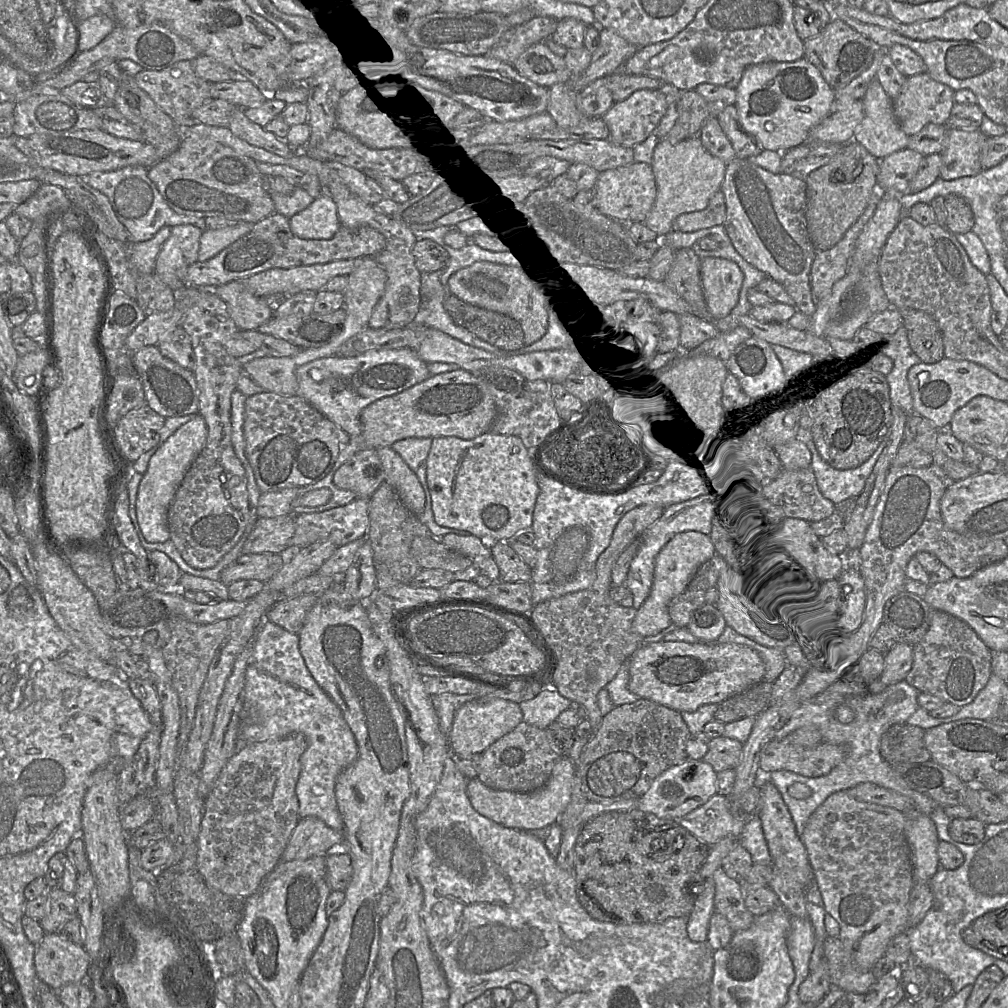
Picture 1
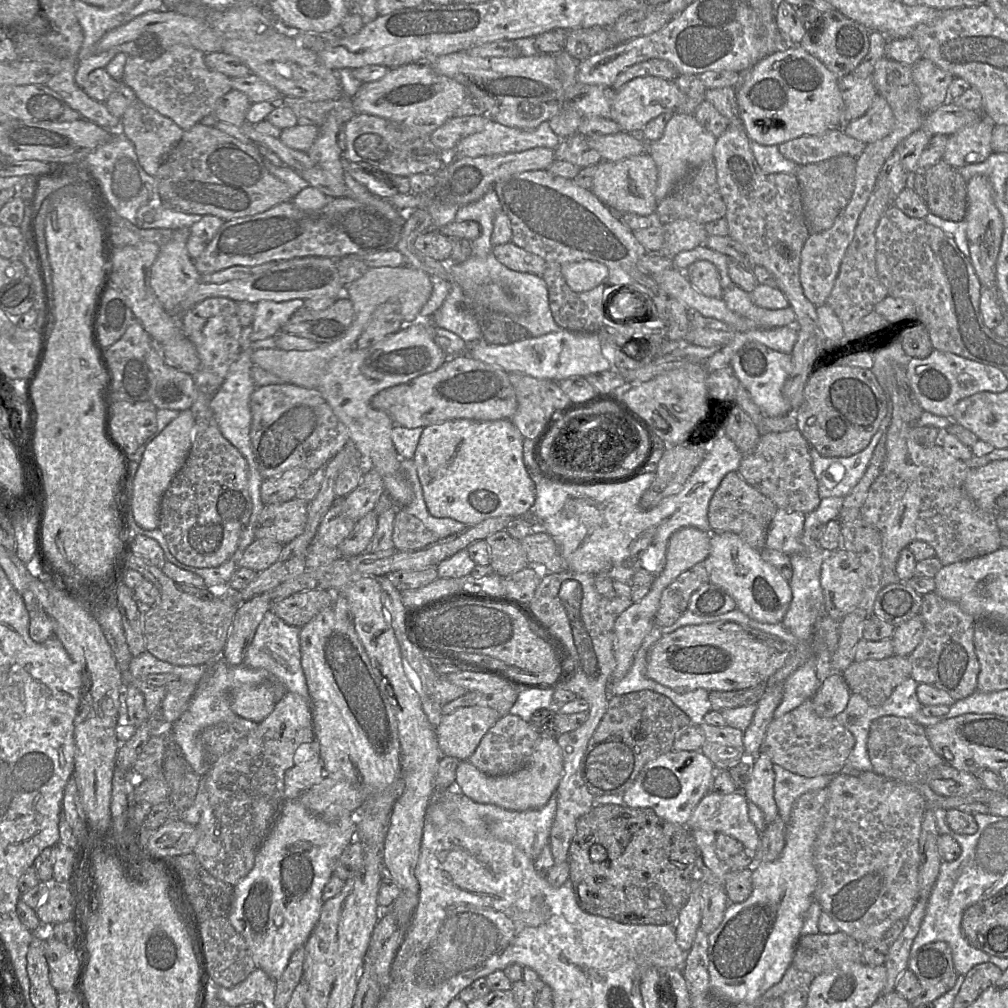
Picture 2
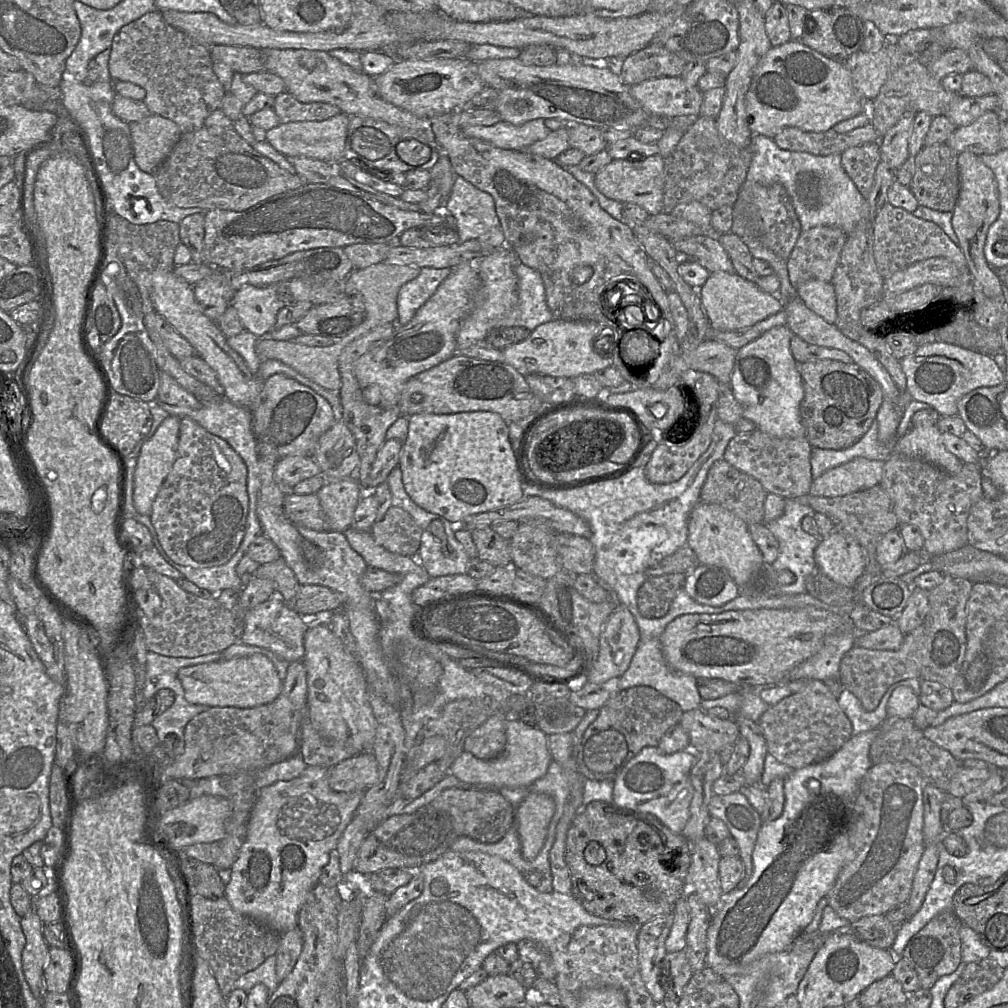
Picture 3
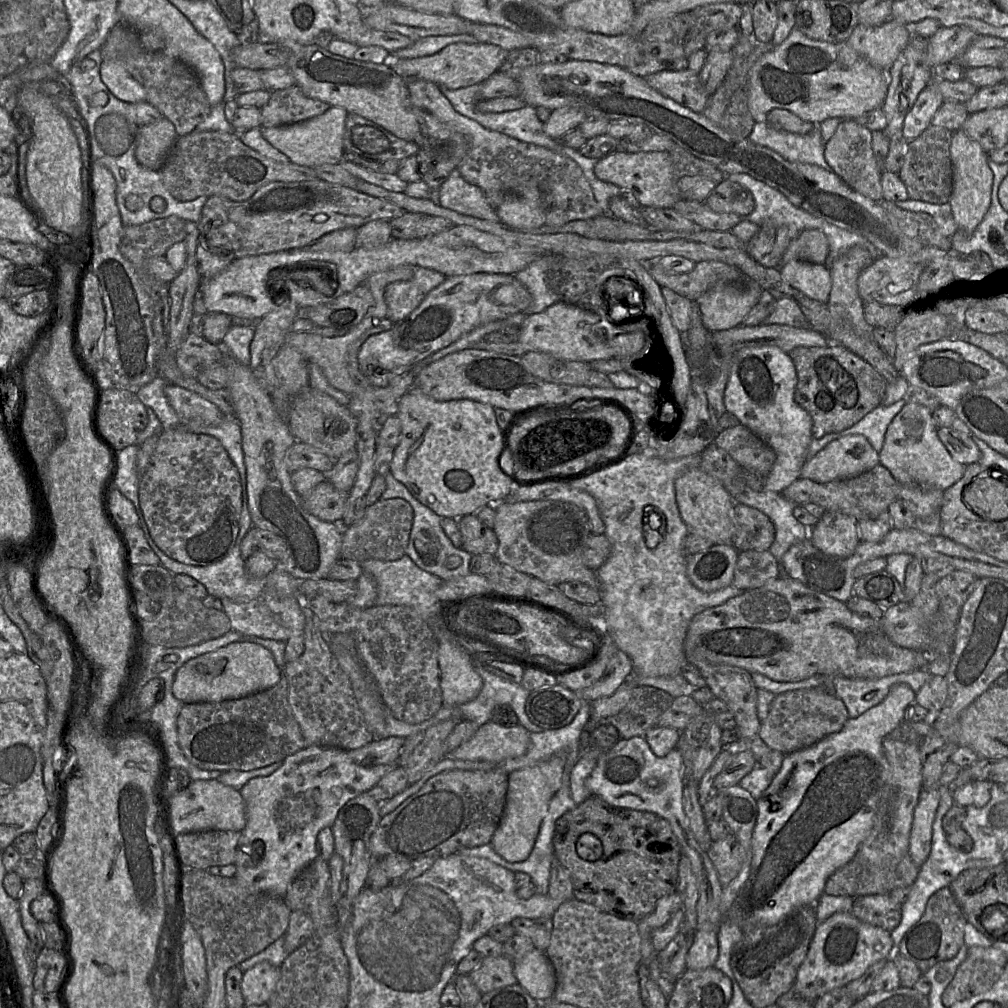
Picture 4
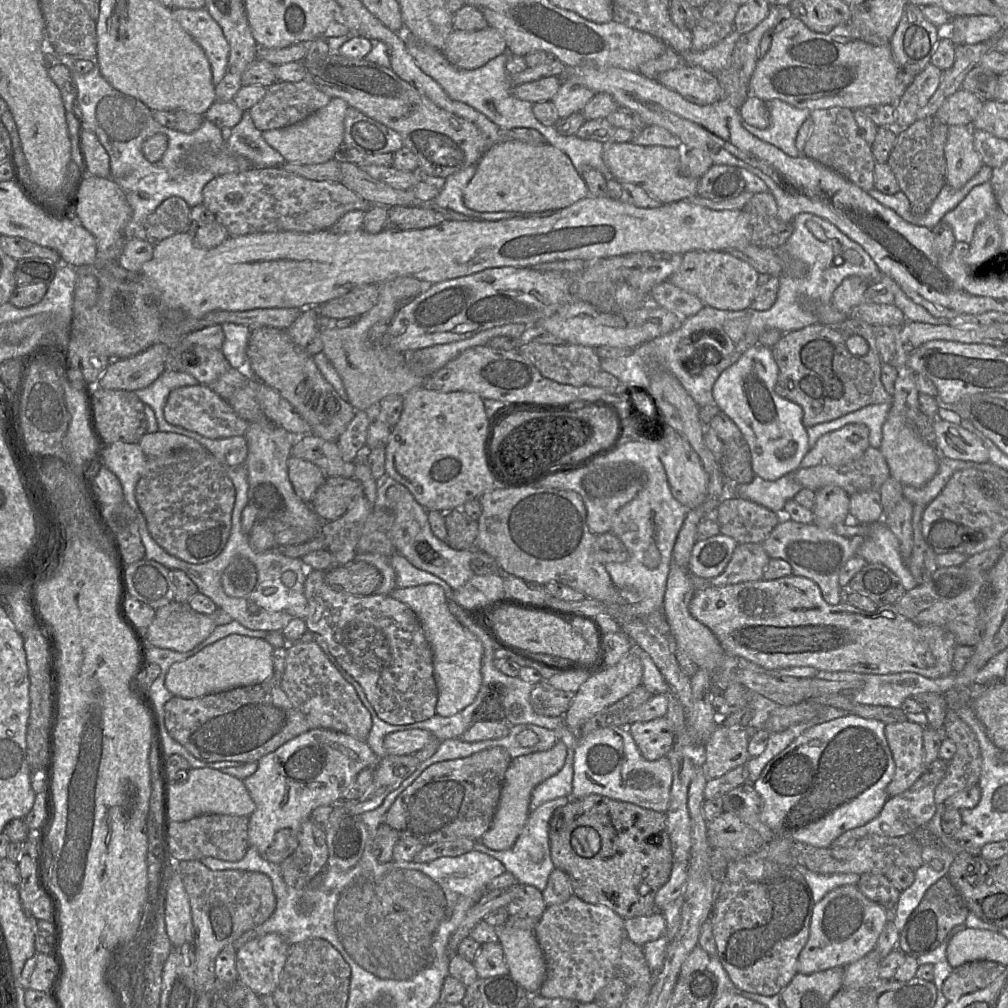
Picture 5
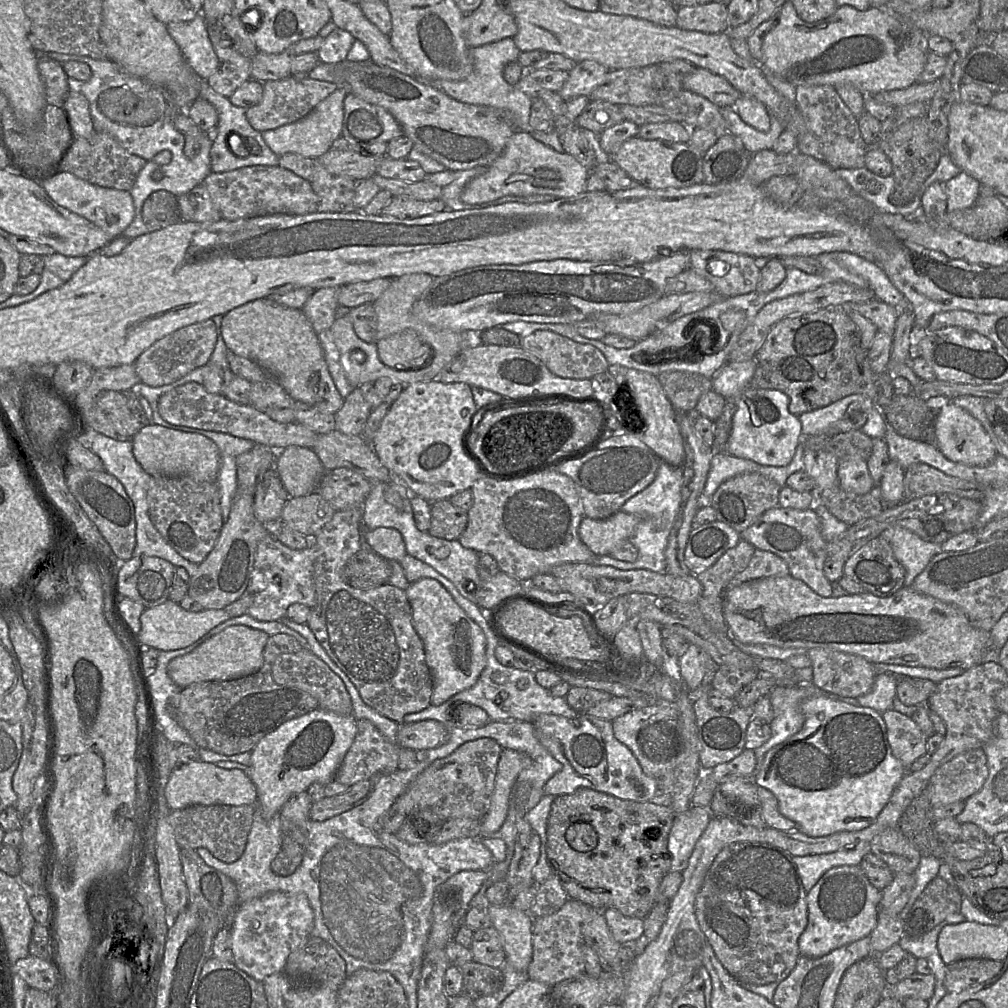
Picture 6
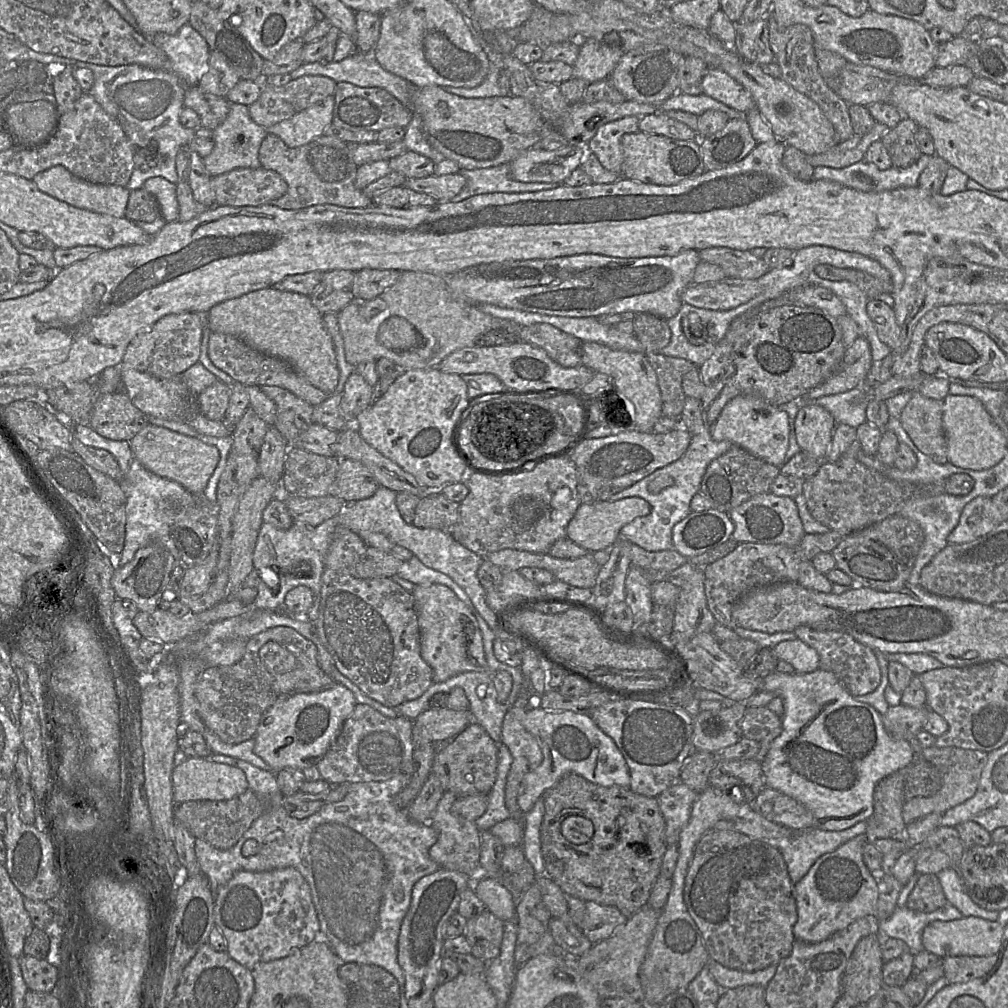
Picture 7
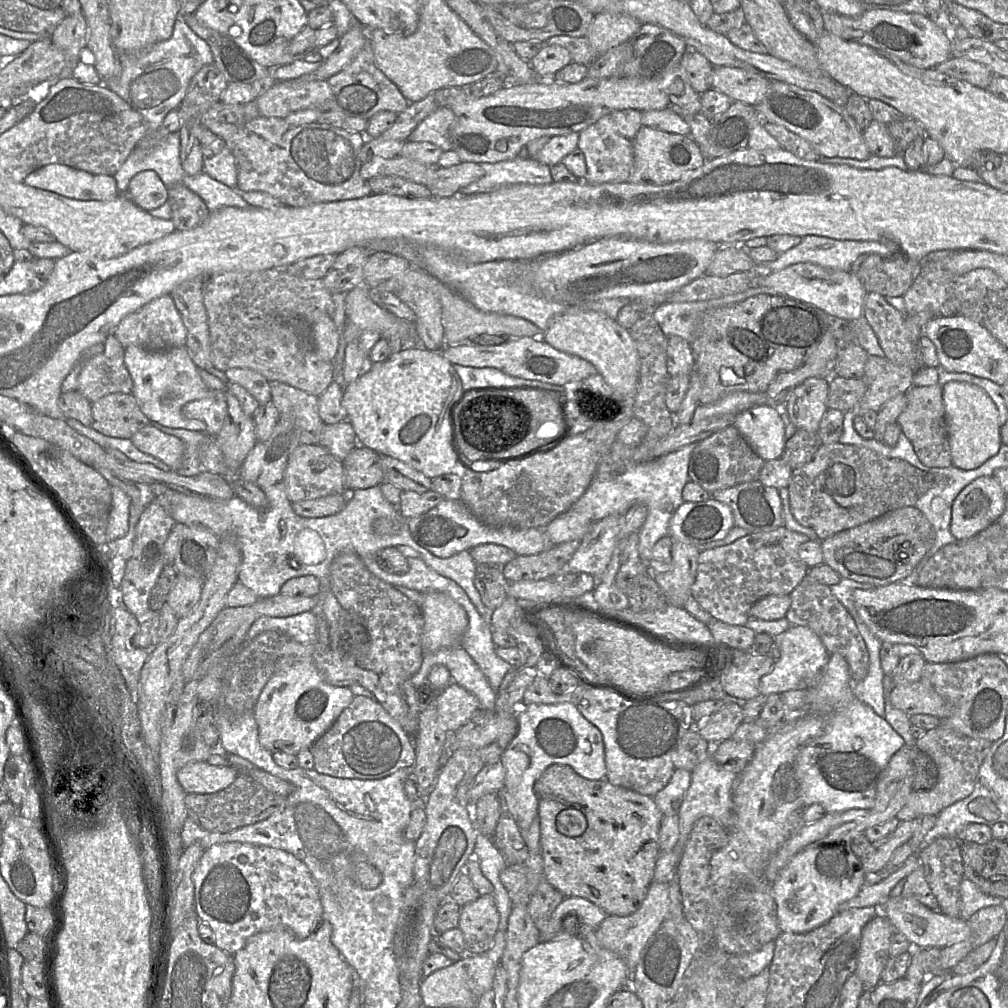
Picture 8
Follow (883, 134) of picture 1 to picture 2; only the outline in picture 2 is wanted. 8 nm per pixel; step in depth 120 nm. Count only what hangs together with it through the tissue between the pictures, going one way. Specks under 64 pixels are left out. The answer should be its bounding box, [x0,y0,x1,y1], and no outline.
[840,93,894,144]

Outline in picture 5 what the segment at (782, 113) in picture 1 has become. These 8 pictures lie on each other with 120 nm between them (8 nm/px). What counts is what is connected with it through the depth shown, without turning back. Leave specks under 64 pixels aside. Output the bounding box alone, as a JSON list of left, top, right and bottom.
[750,16,898,112]

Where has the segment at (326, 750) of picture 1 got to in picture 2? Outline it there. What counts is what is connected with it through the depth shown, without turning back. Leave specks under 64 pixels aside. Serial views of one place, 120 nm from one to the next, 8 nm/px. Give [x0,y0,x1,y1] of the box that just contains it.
[243,610,324,799]

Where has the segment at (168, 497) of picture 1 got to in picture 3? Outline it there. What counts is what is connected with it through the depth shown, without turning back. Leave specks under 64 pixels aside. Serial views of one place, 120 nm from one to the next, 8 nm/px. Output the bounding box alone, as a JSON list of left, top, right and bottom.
[133,416,180,516]

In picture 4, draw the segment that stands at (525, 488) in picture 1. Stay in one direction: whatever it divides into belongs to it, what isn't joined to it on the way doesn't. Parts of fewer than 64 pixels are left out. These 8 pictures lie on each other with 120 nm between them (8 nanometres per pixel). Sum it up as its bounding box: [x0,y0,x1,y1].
[390,386,512,520]

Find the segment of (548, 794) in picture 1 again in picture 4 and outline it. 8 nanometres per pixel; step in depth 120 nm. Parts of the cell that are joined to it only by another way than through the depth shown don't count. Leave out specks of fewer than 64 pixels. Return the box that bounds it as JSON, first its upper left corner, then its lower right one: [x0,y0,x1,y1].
[451,722,530,762]

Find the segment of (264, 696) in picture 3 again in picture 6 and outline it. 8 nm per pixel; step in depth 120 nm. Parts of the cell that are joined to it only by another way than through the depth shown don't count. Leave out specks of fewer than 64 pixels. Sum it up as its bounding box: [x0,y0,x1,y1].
[167,625,269,688]

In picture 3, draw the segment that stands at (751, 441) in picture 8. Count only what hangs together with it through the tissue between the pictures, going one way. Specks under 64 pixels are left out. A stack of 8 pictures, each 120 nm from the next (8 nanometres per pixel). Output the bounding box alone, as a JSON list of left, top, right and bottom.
[730,325,805,438]

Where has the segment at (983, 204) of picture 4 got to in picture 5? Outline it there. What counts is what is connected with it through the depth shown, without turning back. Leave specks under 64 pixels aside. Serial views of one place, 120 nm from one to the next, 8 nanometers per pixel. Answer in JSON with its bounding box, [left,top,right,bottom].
[944,125,983,189]

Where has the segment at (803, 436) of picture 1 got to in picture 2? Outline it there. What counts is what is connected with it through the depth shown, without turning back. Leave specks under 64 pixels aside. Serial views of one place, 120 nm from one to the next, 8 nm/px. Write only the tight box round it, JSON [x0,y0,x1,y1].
[810,401,891,499]

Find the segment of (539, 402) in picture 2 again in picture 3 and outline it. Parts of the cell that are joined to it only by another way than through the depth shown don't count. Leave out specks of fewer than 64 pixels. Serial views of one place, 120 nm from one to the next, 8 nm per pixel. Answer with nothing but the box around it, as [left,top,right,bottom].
[522,374,576,431]

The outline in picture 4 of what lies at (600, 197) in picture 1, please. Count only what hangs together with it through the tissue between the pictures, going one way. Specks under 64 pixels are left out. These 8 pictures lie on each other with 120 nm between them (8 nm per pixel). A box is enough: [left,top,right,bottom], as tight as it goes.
[594,151,682,208]

